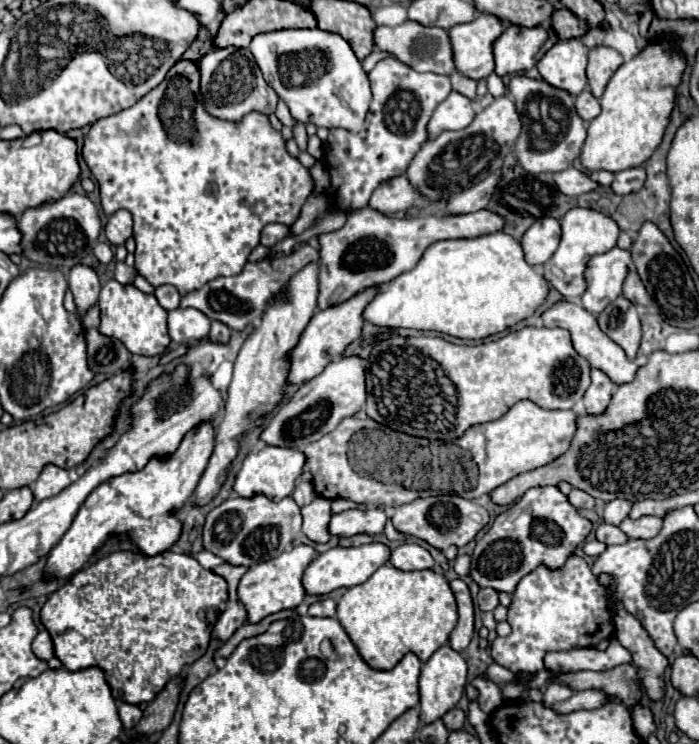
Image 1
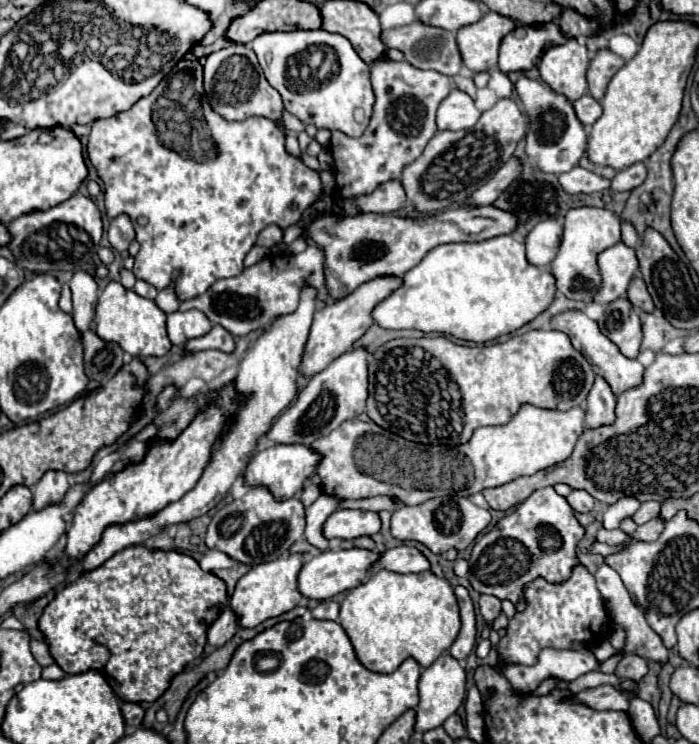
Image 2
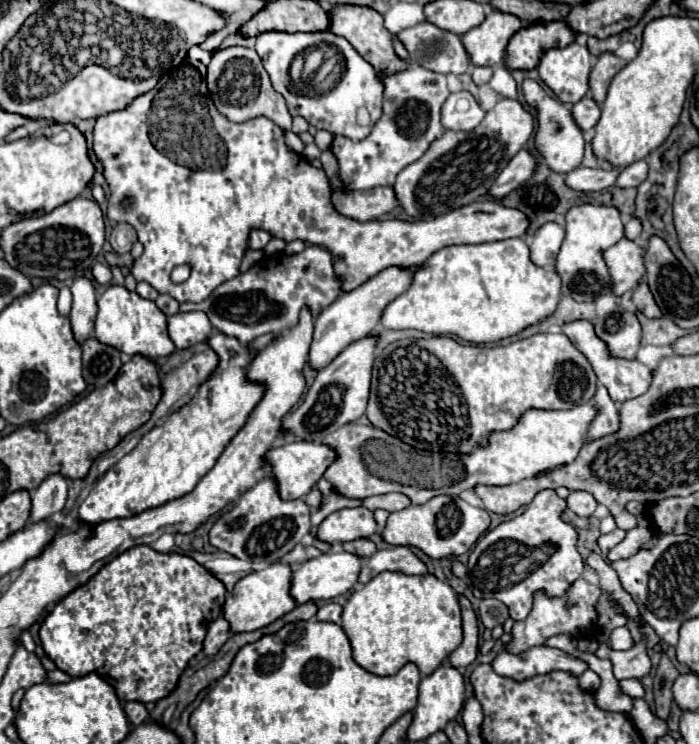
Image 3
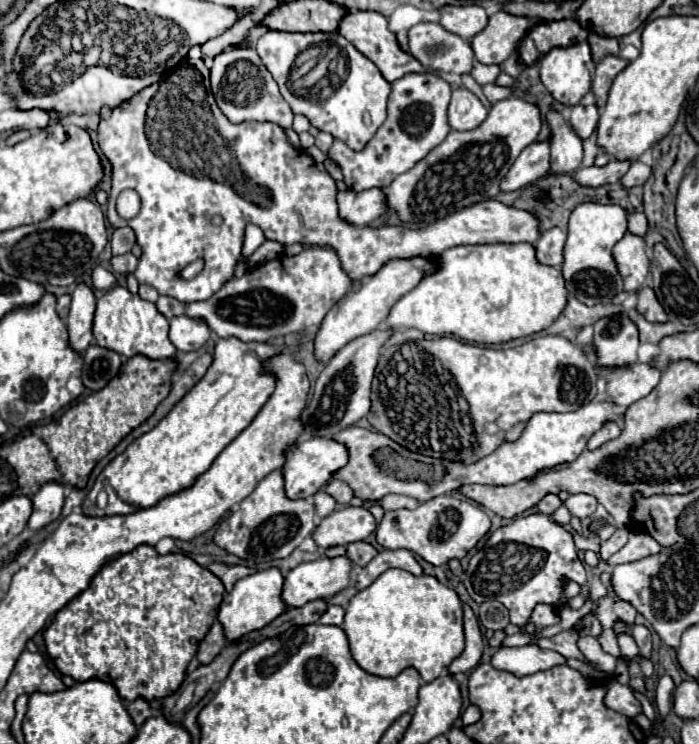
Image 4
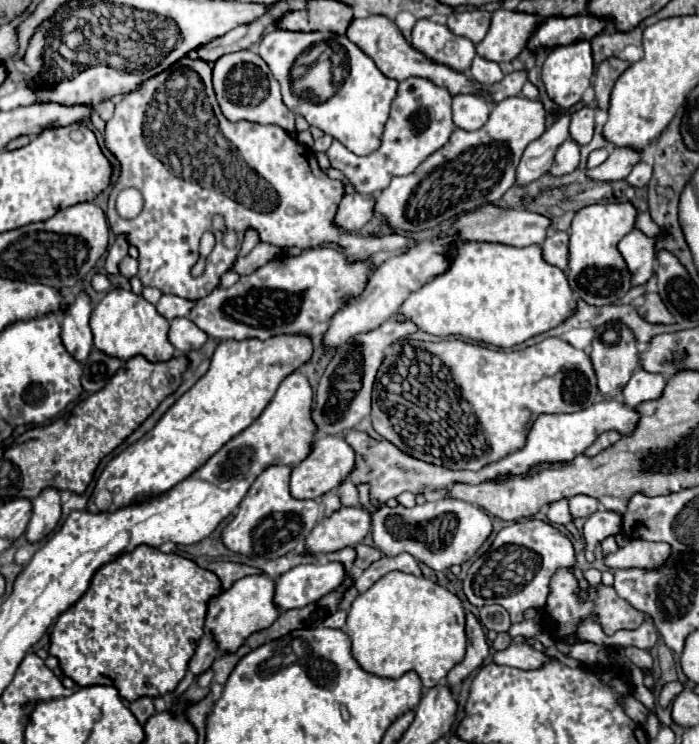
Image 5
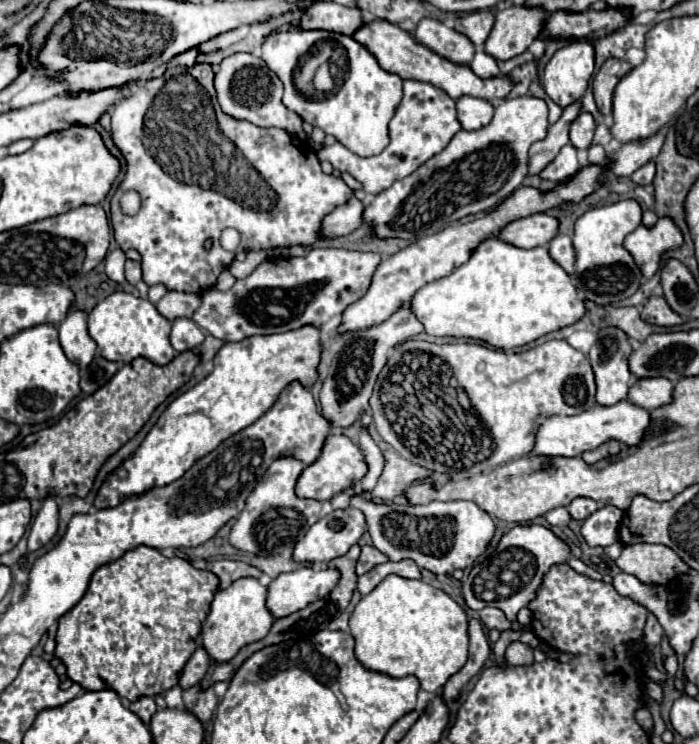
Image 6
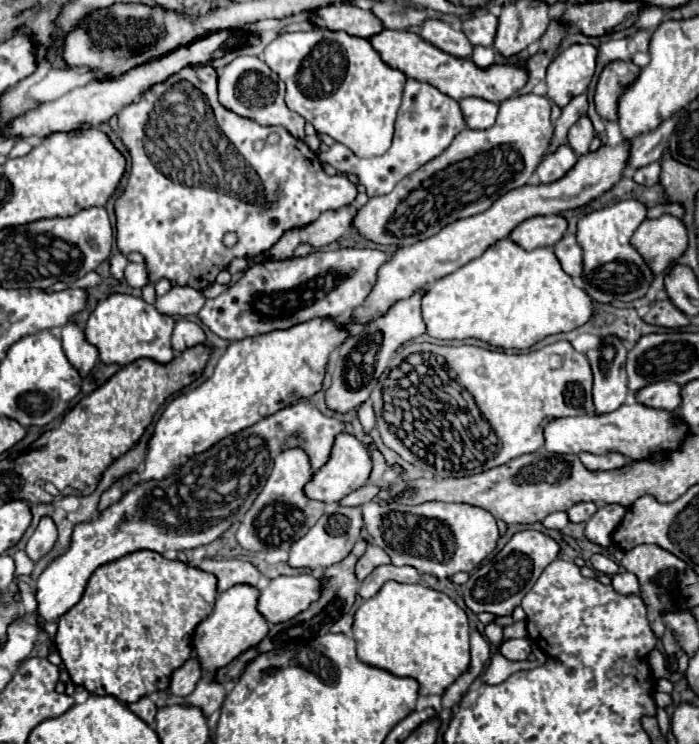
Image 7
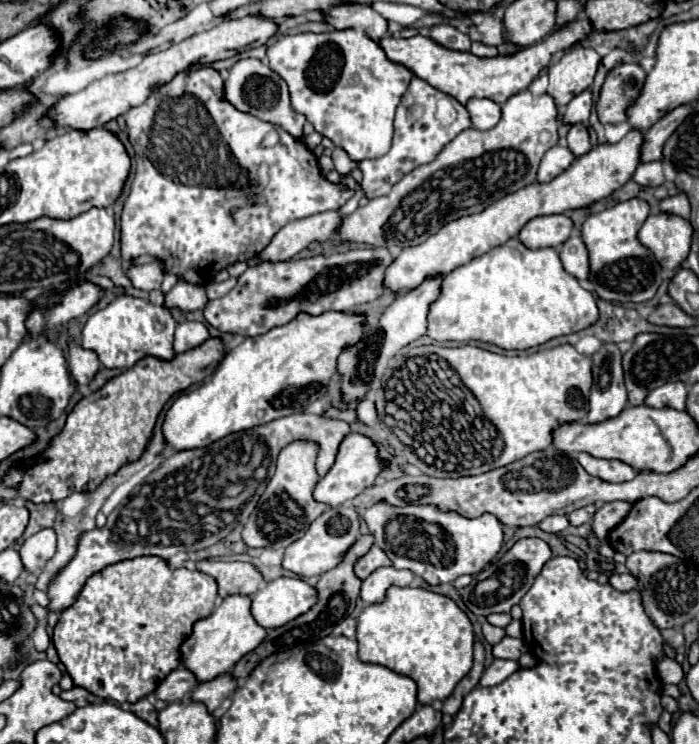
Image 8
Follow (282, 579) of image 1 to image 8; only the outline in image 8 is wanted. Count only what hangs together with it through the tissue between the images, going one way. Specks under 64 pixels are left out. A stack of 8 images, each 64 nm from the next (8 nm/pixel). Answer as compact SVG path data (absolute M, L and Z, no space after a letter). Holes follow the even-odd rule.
M230 594L220 600L216 610L194 624L192 636L182 644L182 666L192 670L198 678L198 682L212 680L220 674L226 674L232 670L232 666L248 652L260 646L260 642L266 636L266 628L262 628L252 612L250 612L252 598L242 594Z

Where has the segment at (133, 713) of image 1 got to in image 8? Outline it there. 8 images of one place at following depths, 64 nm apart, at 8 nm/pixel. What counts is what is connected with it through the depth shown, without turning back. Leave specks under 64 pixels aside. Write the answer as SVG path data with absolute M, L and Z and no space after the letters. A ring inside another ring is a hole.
M142 698L142 700L138 700L138 702L134 702L134 704L130 704L130 710L138 716L138 718L142 718L144 722L148 722L150 726L158 726L158 712L156 712L156 708L150 704L150 700L146 700L146 698Z

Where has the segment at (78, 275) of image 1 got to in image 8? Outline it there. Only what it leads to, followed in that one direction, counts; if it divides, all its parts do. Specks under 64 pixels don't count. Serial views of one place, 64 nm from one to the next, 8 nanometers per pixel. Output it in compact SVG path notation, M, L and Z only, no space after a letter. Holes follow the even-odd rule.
M68 338L68 366L80 386L86 386L100 368L100 360L94 350L82 348L82 344Z

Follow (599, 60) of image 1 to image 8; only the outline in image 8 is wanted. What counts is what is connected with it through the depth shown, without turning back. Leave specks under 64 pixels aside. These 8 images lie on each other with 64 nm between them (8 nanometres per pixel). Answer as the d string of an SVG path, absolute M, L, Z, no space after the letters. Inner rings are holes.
M618 64L602 84L596 110L602 124L618 124L626 120L626 108L640 94L646 72L638 64Z

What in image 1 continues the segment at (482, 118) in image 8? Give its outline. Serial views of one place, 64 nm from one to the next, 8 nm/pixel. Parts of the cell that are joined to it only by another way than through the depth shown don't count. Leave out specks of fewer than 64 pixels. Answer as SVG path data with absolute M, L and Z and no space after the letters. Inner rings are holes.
M450 92L450 96L438 104L428 124L428 140L434 140L444 130L462 130L474 120L476 112L472 108L472 100L458 92Z

